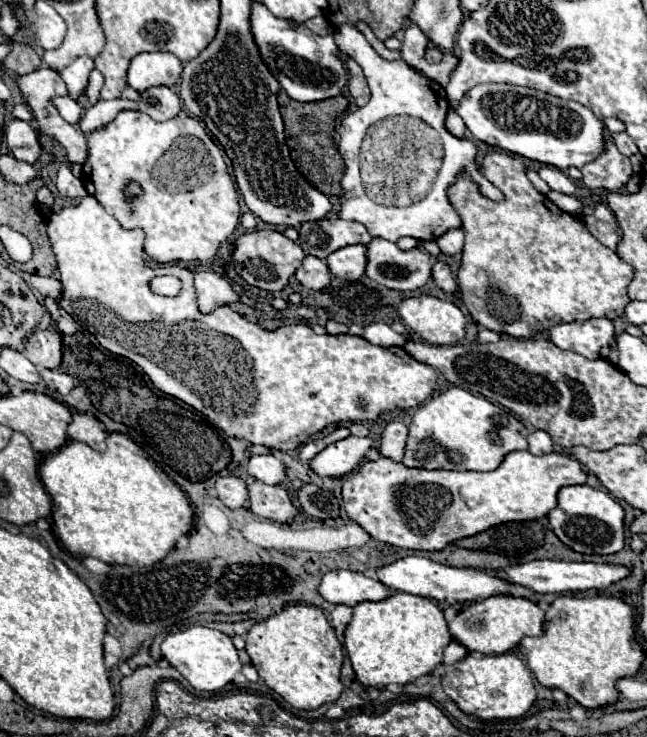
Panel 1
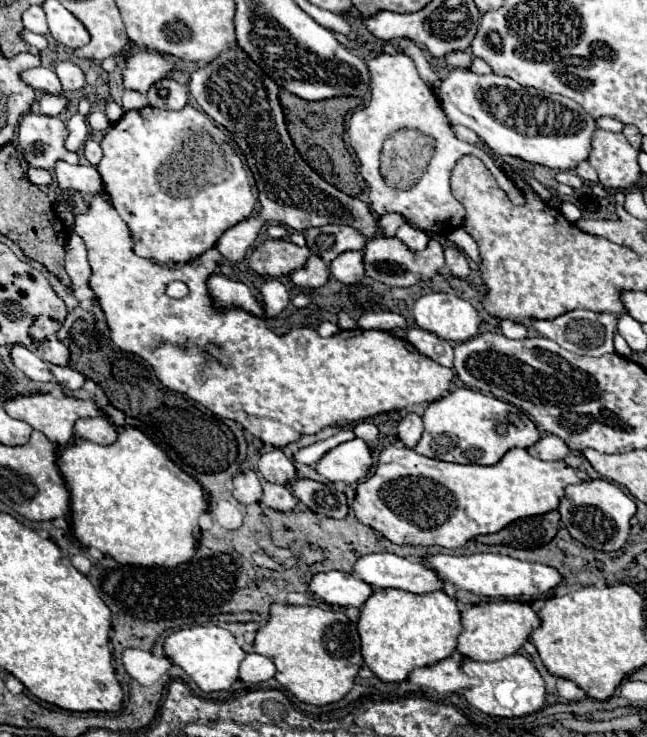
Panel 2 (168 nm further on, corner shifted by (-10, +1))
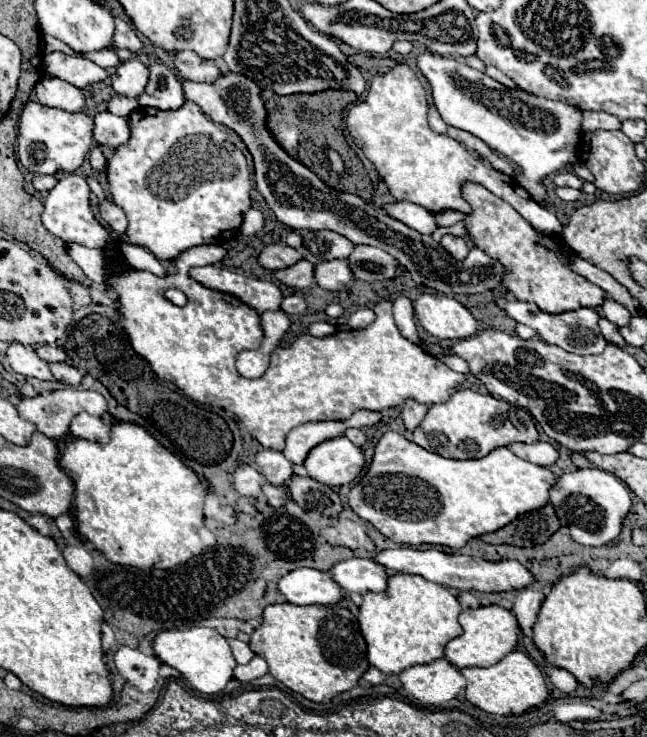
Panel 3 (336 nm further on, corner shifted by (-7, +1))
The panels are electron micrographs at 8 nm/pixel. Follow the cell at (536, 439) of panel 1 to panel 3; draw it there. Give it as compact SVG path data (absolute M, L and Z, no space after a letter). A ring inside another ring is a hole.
M535 442L535 444L509 444L509 450L515 452L519 458L529 460L539 466L551 466L557 462L559 452L549 442Z

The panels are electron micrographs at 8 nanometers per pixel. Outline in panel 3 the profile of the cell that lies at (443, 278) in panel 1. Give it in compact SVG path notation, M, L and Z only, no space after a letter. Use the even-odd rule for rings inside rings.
M443 236L443 240L441 240L441 246L457 260L457 262L461 262L461 260L465 260L465 256L467 256L467 252L469 252L469 246L467 246L467 242L465 242L465 238L455 238L455 236Z

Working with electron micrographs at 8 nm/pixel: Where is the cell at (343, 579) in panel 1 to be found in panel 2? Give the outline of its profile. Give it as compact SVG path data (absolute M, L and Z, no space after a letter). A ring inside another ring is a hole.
M332 570L314 574L308 582L308 592L312 592L316 598L322 598L326 604L360 608L372 594L372 586L352 574Z

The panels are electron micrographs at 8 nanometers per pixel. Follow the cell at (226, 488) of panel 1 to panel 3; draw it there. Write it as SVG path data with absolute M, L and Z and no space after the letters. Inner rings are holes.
M237 466L233 472L233 486L241 496L257 498L261 494L261 488L267 480L253 468L253 466Z

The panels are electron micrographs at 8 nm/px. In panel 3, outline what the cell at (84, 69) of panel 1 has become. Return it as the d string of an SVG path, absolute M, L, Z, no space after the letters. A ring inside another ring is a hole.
M75 173L61 174L59 182L55 184L53 190L49 190L45 198L45 212L43 212L43 224L45 228L61 238L63 242L77 242L87 248L105 248L107 246L107 232L105 228L95 220L91 206L89 206L89 184L85 176Z

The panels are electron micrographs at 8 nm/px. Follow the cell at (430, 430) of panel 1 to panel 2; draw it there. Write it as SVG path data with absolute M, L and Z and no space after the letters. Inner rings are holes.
M458 388L448 396L428 404L424 416L424 434L414 450L428 458L456 464L496 464L510 448L530 448L540 440L534 422L516 406L472 388Z

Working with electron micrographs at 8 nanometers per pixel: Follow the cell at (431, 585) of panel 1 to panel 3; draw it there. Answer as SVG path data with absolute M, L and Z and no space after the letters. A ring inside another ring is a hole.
M353 558L335 564L331 568L331 576L349 594L385 592L389 570L379 562L375 562L373 558Z

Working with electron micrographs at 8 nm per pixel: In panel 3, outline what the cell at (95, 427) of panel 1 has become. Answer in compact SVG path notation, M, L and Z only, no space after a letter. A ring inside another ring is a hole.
M81 412L73 418L71 422L71 434L75 438L83 438L83 440L93 440L93 442L101 442L105 444L109 440L109 432L111 428L97 416L91 416L87 412Z

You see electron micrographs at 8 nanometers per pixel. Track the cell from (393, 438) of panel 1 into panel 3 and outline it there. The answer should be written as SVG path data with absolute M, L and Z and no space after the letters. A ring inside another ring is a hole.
M407 400L405 406L403 406L403 410L401 410L401 418L403 418L405 428L409 432L413 432L421 424L421 420L425 418L425 414L427 414L427 406L425 404L419 404L415 400Z

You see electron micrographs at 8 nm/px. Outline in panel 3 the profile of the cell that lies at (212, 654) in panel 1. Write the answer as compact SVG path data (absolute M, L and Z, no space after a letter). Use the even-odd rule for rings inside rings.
M187 628L187 630L165 630L153 640L155 656L179 670L187 682L203 692L203 694L215 694L225 688L225 684L233 678L233 670L237 666L235 656L227 644L227 640L213 628Z

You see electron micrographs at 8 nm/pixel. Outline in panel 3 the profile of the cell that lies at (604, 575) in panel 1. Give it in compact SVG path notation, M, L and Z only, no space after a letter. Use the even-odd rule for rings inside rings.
M395 548L383 550L375 556L379 564L383 564L389 572L403 572L403 574L417 574L425 580L437 582L447 588L455 590L477 590L477 592L511 592L521 590L535 582L535 576L519 562L519 560L499 560L489 562L483 558L461 556L461 554L445 554L439 550L415 550L415 548Z

